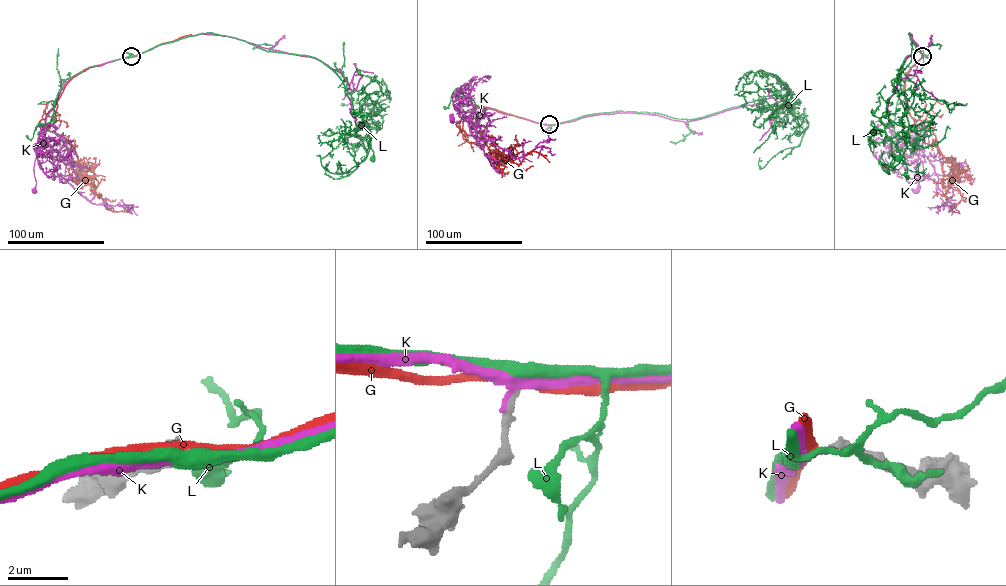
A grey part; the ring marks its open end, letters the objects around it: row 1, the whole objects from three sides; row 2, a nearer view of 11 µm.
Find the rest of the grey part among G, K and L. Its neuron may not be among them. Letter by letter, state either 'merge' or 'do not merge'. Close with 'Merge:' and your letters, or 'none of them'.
G: do not merge
K: do not merge
L: merge
Merge: L

